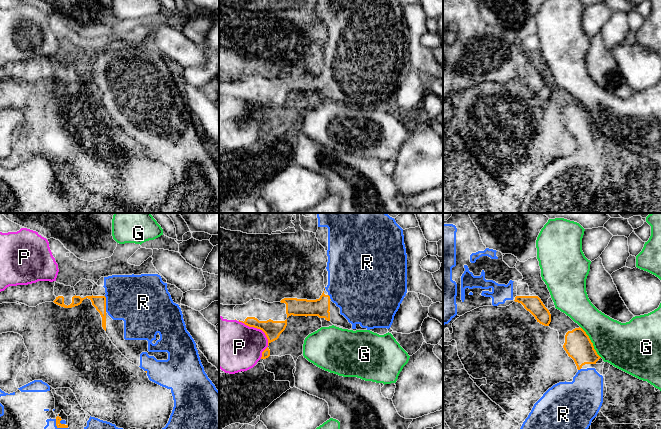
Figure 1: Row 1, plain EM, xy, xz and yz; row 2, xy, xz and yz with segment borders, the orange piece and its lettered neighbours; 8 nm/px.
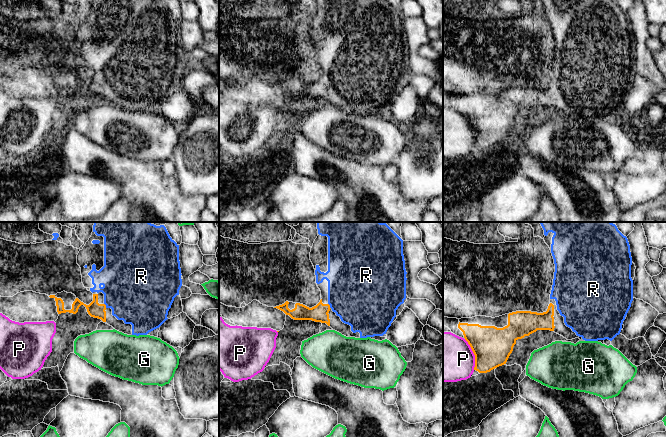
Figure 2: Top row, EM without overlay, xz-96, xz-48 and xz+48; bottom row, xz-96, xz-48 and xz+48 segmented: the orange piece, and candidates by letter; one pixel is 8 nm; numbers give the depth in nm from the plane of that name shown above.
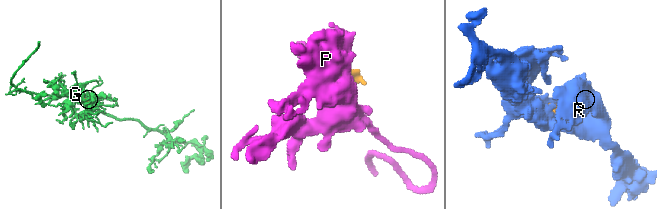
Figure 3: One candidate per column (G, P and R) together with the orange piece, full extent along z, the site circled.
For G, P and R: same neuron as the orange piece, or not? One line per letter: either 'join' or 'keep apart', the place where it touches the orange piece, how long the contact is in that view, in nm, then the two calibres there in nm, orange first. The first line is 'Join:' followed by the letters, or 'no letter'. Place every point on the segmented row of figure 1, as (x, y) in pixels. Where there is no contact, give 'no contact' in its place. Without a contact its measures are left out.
Join: R
G: keep apart; meets orange in yz at (591, 342); contact 300 nm long; 220 nm thick on the orange side, 360 nm on the other
P: keep apart; meets orange in xz at (264, 332); contact 360 nm long; 140 nm thick on the orange side, 380 nm on the other
R: join; meets orange in xy at (105, 304); contact 130 nm long; 110 nm thick on the orange side, 400 nm on the other

